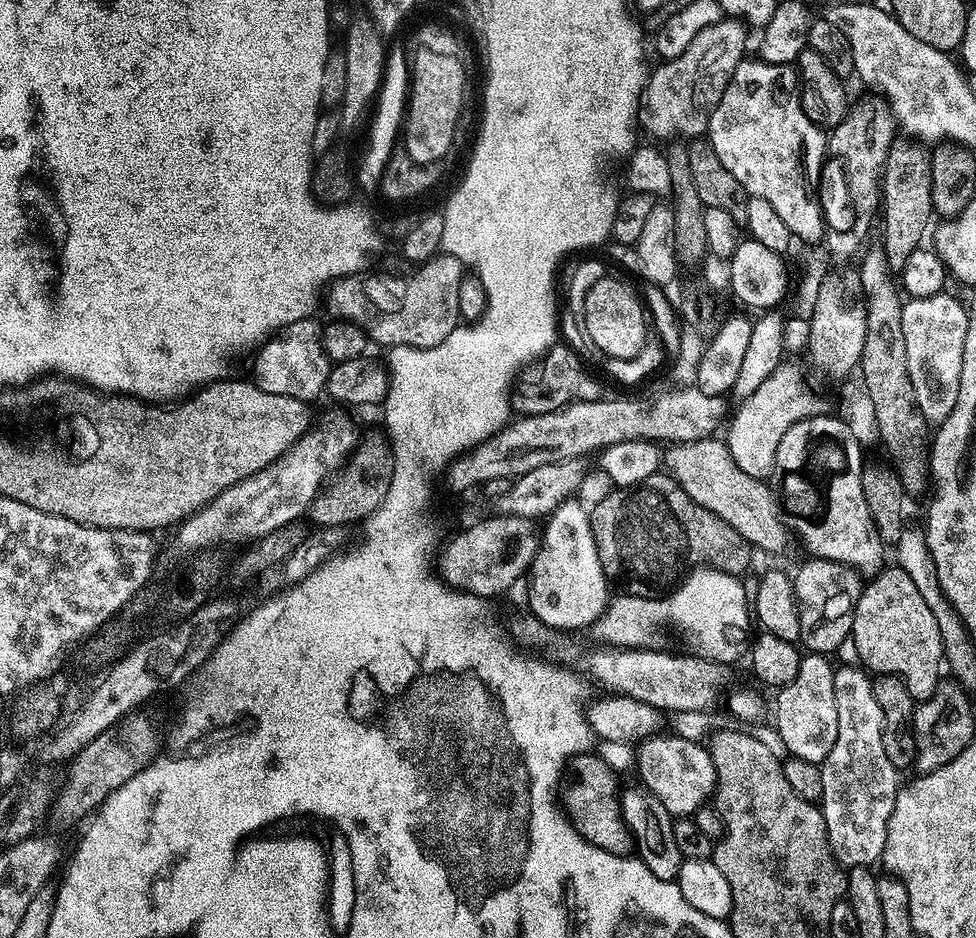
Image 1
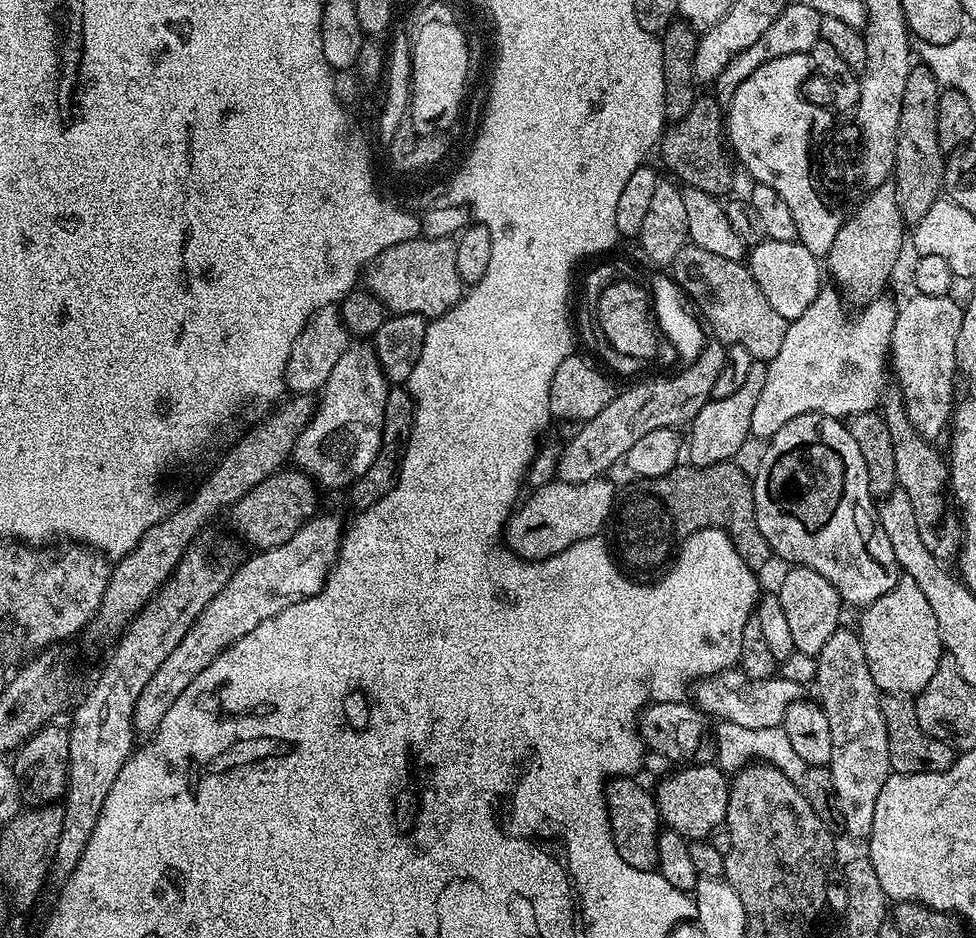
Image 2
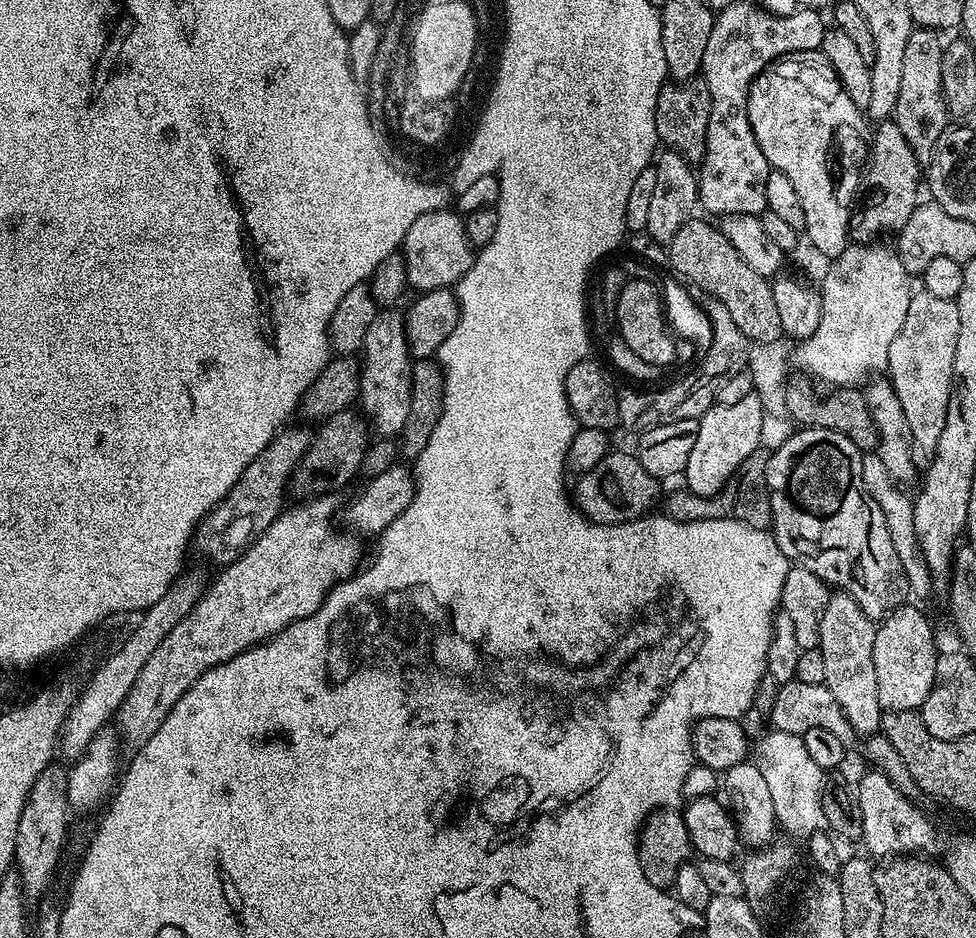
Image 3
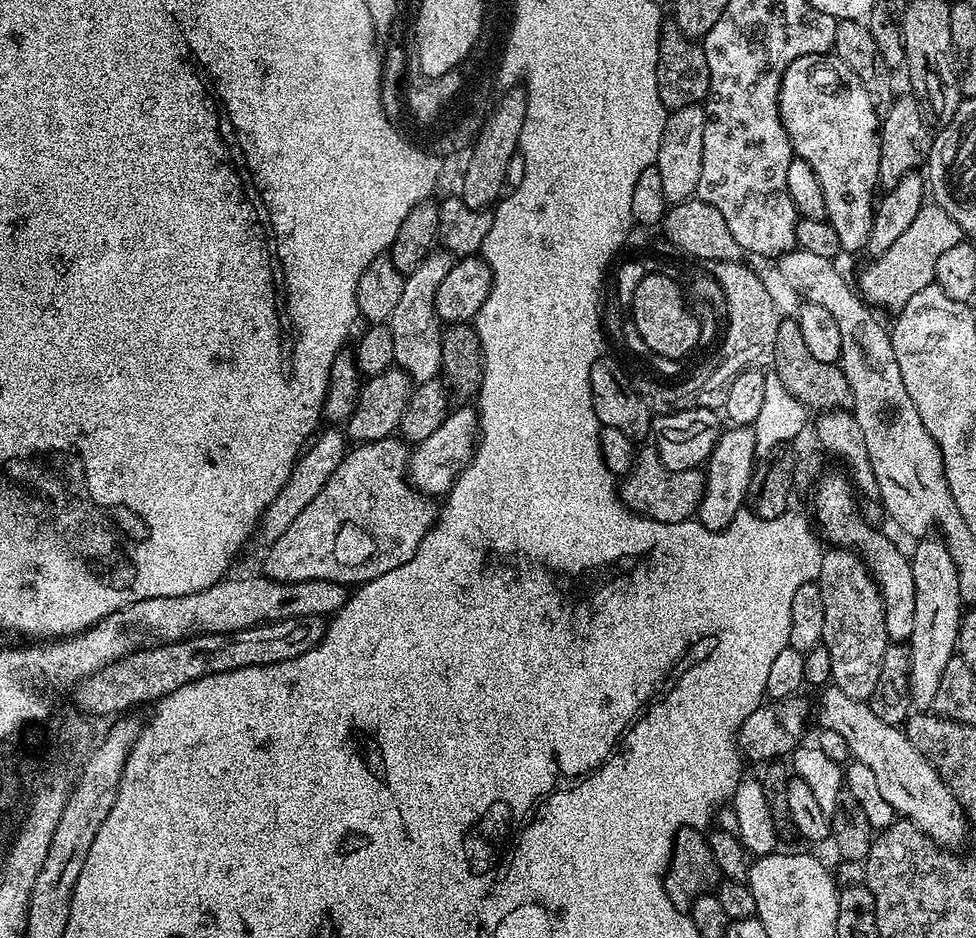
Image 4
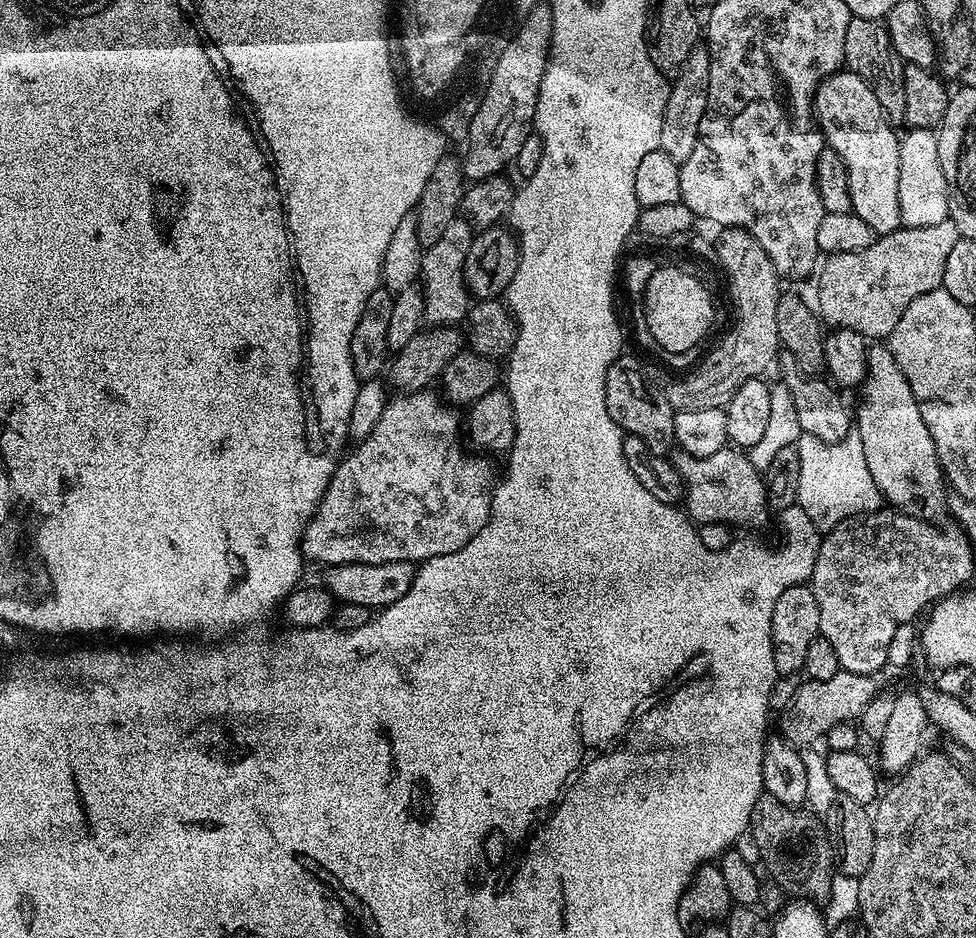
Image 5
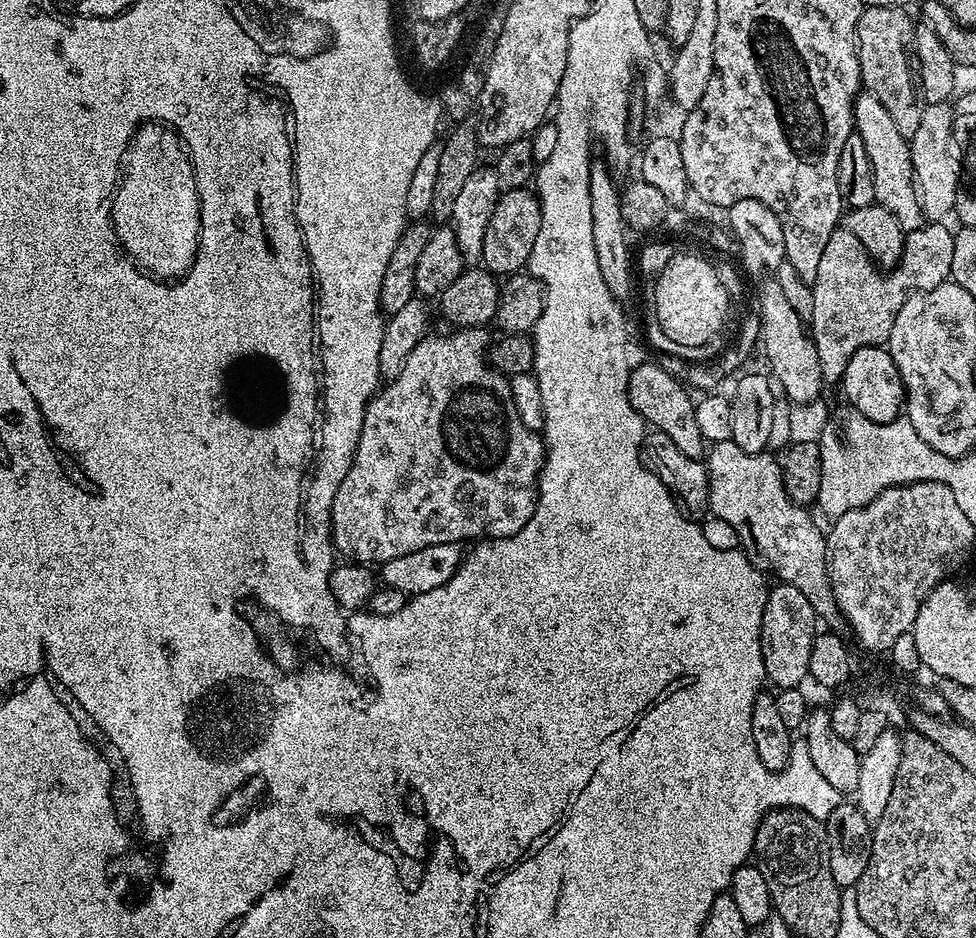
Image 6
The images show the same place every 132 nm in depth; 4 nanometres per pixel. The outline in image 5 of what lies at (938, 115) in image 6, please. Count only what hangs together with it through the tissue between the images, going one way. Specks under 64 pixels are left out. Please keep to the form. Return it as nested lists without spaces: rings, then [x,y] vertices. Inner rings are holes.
[[[911,128],[899,137],[898,210],[905,228],[935,226],[948,219],[948,187],[938,162],[938,135],[931,128]]]

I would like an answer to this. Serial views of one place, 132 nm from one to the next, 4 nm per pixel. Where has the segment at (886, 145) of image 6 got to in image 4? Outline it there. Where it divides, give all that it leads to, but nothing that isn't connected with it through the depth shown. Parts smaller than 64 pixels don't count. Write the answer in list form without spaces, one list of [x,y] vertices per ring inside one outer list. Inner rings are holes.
[[[806,54],[790,66],[786,66],[784,77],[780,83],[780,120],[792,143],[792,151],[801,160],[805,160],[814,170],[818,178],[818,186],[822,186],[822,198],[826,202],[826,219],[834,230],[841,249],[845,253],[867,249],[874,201],[878,196],[880,175],[880,121],[876,115],[870,94],[860,84],[858,74],[846,66],[834,54]]]

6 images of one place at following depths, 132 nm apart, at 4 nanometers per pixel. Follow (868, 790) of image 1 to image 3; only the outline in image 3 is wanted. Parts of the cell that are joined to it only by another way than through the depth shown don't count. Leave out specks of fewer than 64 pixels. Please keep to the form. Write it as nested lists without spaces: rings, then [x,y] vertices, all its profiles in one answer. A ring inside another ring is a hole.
[[[833,591],[826,602],[826,614],[820,623],[822,659],[826,661],[826,684],[836,692],[837,700],[845,714],[853,722],[859,720],[879,721],[882,709],[878,702],[878,678],[874,678],[874,634],[877,625],[845,592]]]

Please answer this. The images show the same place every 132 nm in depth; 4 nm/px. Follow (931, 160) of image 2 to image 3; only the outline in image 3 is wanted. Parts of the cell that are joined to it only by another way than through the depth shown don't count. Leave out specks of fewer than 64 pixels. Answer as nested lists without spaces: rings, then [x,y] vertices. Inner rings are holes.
[[[913,27],[910,39],[906,41],[906,55],[902,62],[902,86],[898,86],[898,102],[894,113],[894,123],[898,126],[898,130],[902,130],[902,134],[906,134],[906,142],[910,142],[914,154],[921,162],[932,159],[932,151],[938,138],[950,124],[948,107],[942,92],[942,58],[945,45],[942,40],[940,44],[936,36],[939,35],[931,28]]]

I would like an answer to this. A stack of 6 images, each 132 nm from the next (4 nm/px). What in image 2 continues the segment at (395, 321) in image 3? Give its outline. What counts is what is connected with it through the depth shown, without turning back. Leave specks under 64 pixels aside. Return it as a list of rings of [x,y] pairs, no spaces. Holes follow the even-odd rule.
[[[349,343],[334,370],[330,370],[330,378],[326,378],[318,396],[318,407],[296,440],[291,455],[295,467],[311,476],[321,489],[351,489],[380,453],[389,387],[371,343]]]

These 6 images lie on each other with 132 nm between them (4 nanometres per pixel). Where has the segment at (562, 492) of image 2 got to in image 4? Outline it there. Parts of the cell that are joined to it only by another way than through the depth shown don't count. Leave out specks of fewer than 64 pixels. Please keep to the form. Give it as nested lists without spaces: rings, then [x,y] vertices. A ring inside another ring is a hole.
[[[644,446],[648,448],[639,449],[638,455],[635,457],[632,471],[628,473],[627,476],[623,477],[622,483],[618,488],[618,495],[621,500],[623,500],[624,504],[627,508],[631,508],[633,512],[638,516],[644,516],[648,520],[657,520],[658,522],[666,522],[667,524],[677,524],[678,522],[682,522],[683,520],[692,520],[693,517],[697,515],[700,499],[702,498],[702,494],[704,493],[704,474],[703,471],[697,470],[695,468],[691,468],[690,470],[686,470],[685,472],[668,472],[666,470],[666,466],[662,466],[662,458],[658,458],[658,454],[656,453],[655,447],[652,446]]]

